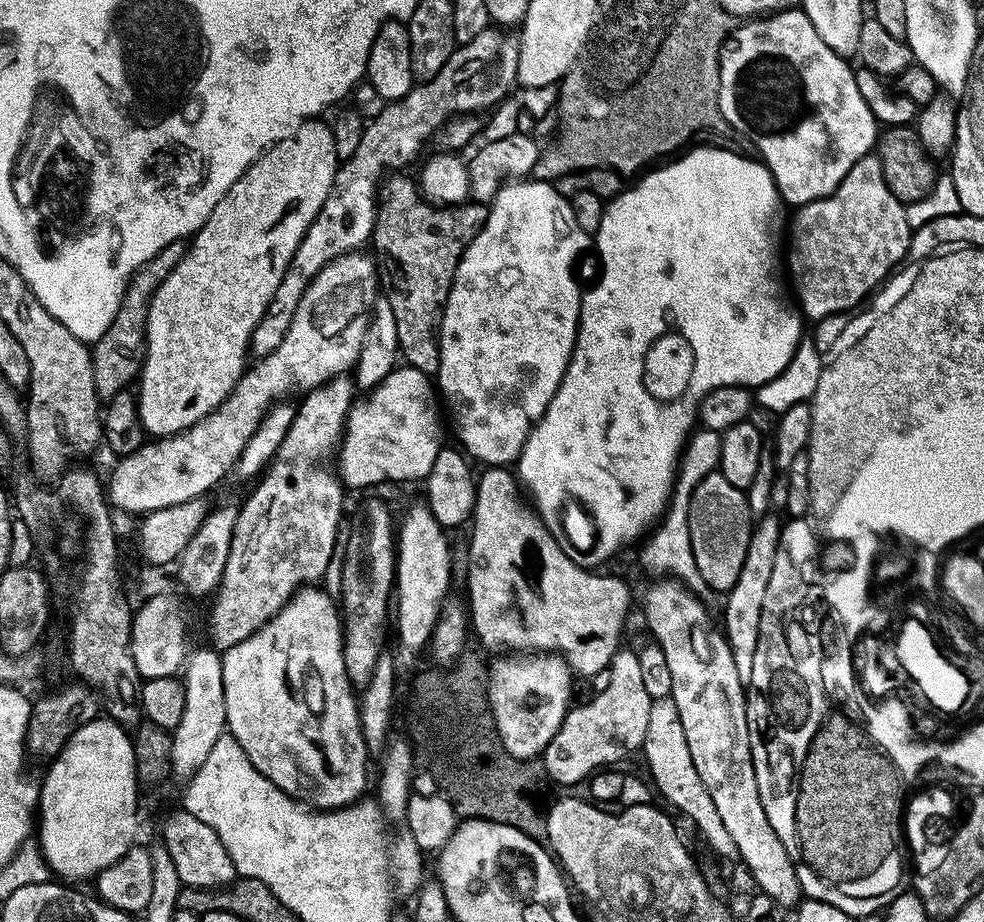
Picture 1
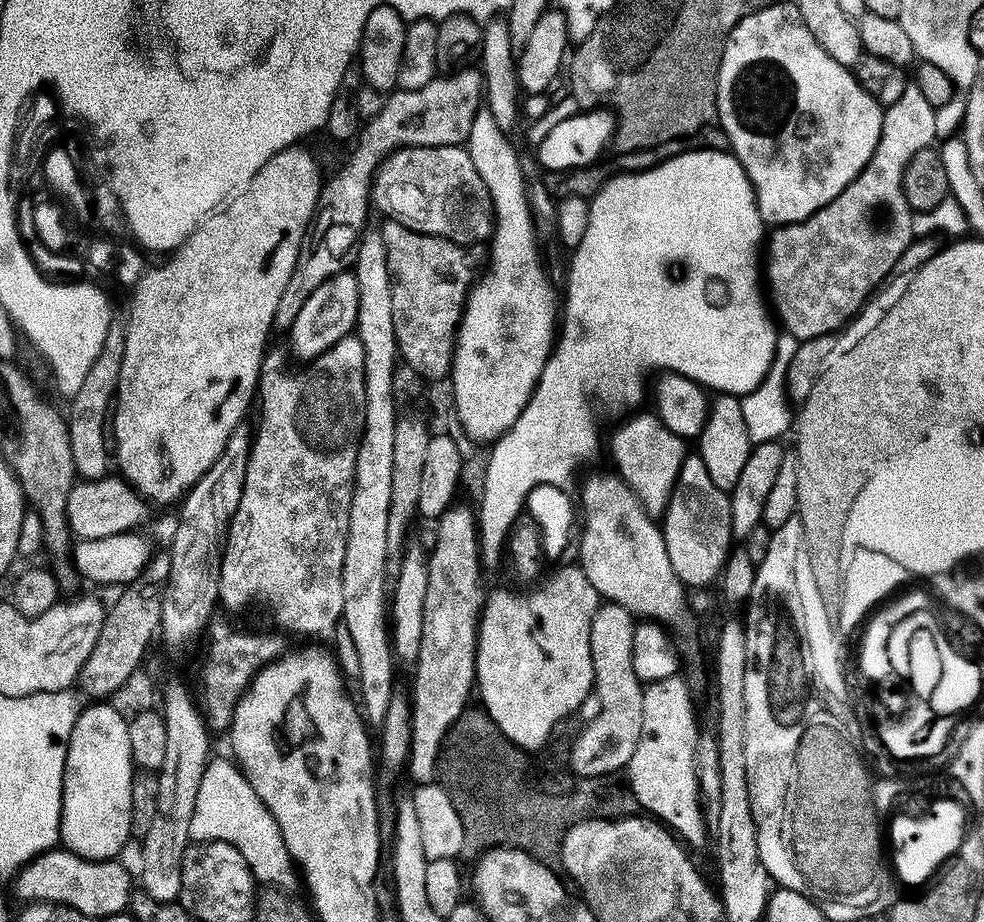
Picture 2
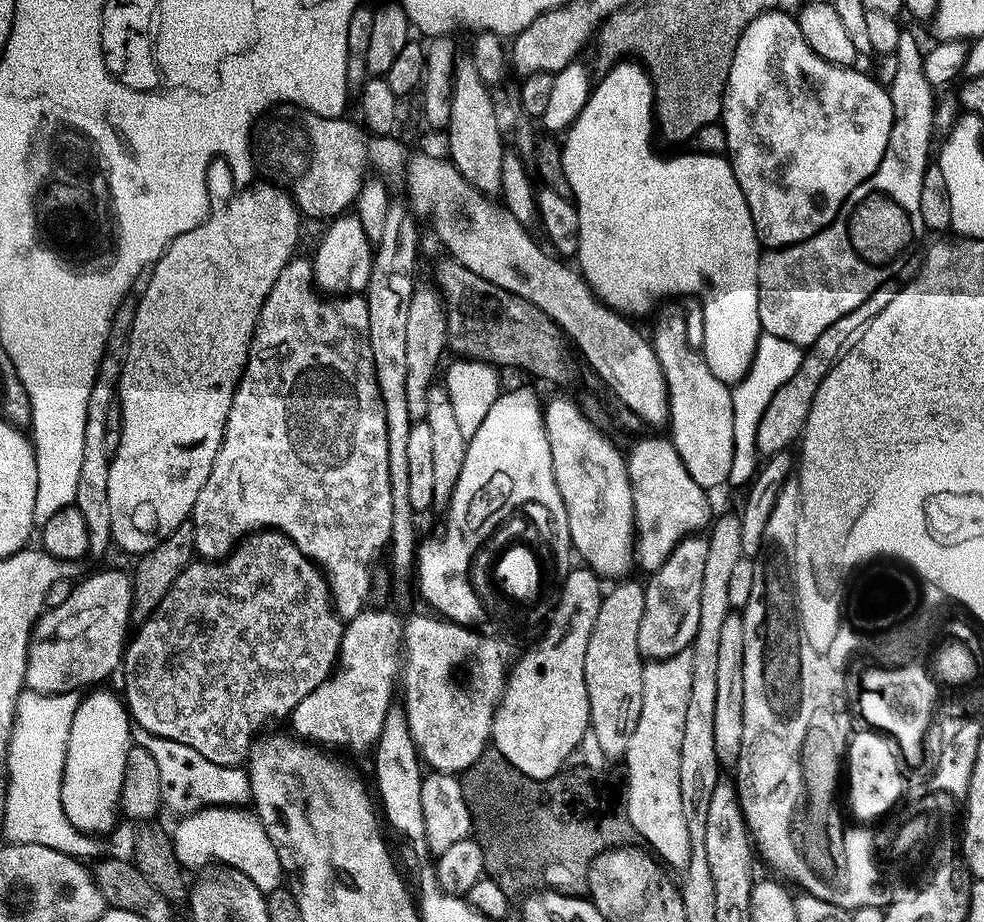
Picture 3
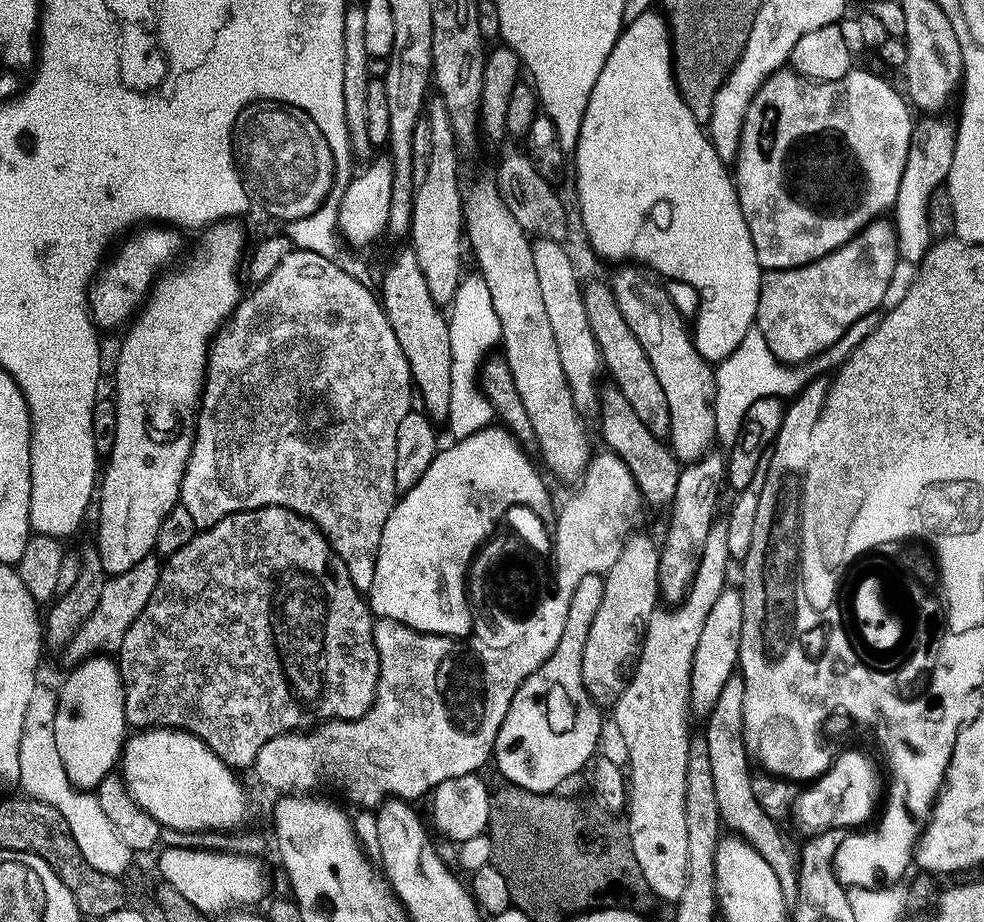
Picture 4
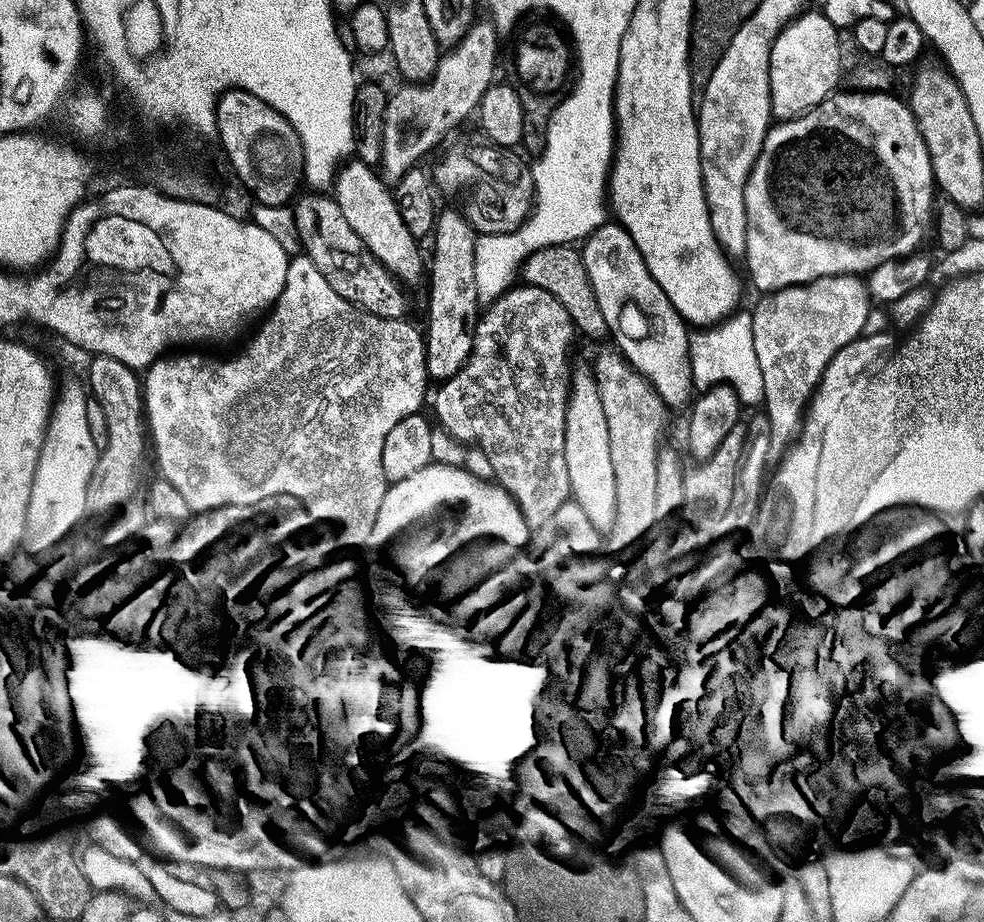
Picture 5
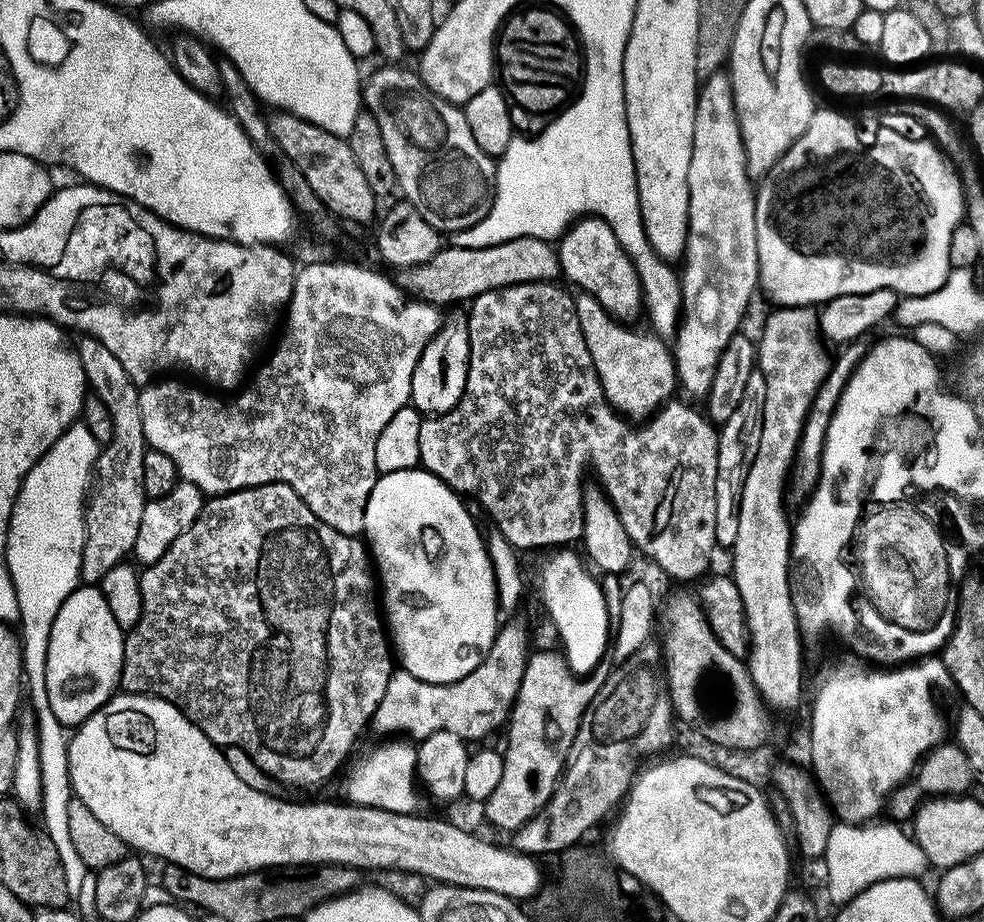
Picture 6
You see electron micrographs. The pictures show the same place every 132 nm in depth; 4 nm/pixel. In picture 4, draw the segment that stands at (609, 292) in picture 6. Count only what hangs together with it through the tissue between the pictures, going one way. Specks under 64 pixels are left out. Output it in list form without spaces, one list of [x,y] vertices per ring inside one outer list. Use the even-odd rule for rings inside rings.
[[[620,266],[610,277],[613,296],[622,317],[646,350],[650,363],[662,384],[670,406],[670,430],[667,443],[677,460],[691,462],[710,452],[716,440],[716,411],[712,400],[716,397],[714,368],[697,350],[693,337],[684,329],[684,320],[676,304],[651,280],[636,268]]]

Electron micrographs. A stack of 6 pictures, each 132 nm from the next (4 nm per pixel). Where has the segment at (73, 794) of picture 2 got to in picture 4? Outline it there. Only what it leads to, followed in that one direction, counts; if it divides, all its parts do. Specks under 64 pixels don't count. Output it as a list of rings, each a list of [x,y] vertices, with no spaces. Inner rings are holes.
[[[101,654],[83,660],[71,669],[72,673],[58,688],[56,713],[54,714],[54,738],[58,758],[62,758],[62,766],[75,788],[95,790],[102,778],[113,775],[115,766],[121,759],[126,739],[126,721],[124,719],[124,684],[120,680],[120,669],[115,659]]]

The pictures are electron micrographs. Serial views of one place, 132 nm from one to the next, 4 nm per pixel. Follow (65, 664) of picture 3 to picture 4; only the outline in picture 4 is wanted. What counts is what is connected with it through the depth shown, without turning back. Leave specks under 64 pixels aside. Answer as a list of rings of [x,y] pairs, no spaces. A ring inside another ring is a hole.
[[[150,554],[142,558],[142,562],[130,566],[130,570],[108,577],[106,586],[102,586],[102,598],[98,598],[98,606],[94,606],[94,614],[82,622],[82,626],[62,649],[62,655],[69,660],[69,665],[81,664],[83,660],[101,654],[119,653],[122,638],[126,638],[126,630],[130,630],[134,618],[142,614],[150,594],[154,594],[154,586],[158,586],[161,567],[161,557]]]

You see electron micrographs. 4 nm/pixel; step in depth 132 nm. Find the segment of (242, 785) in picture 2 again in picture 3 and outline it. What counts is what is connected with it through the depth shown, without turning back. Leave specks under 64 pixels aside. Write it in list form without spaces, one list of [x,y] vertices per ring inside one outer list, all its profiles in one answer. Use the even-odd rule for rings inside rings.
[[[205,807],[193,814],[181,817],[178,826],[172,830],[172,849],[181,867],[219,864],[234,867],[246,874],[260,892],[269,893],[281,887],[284,871],[277,851],[264,830],[259,817],[241,807]]]

